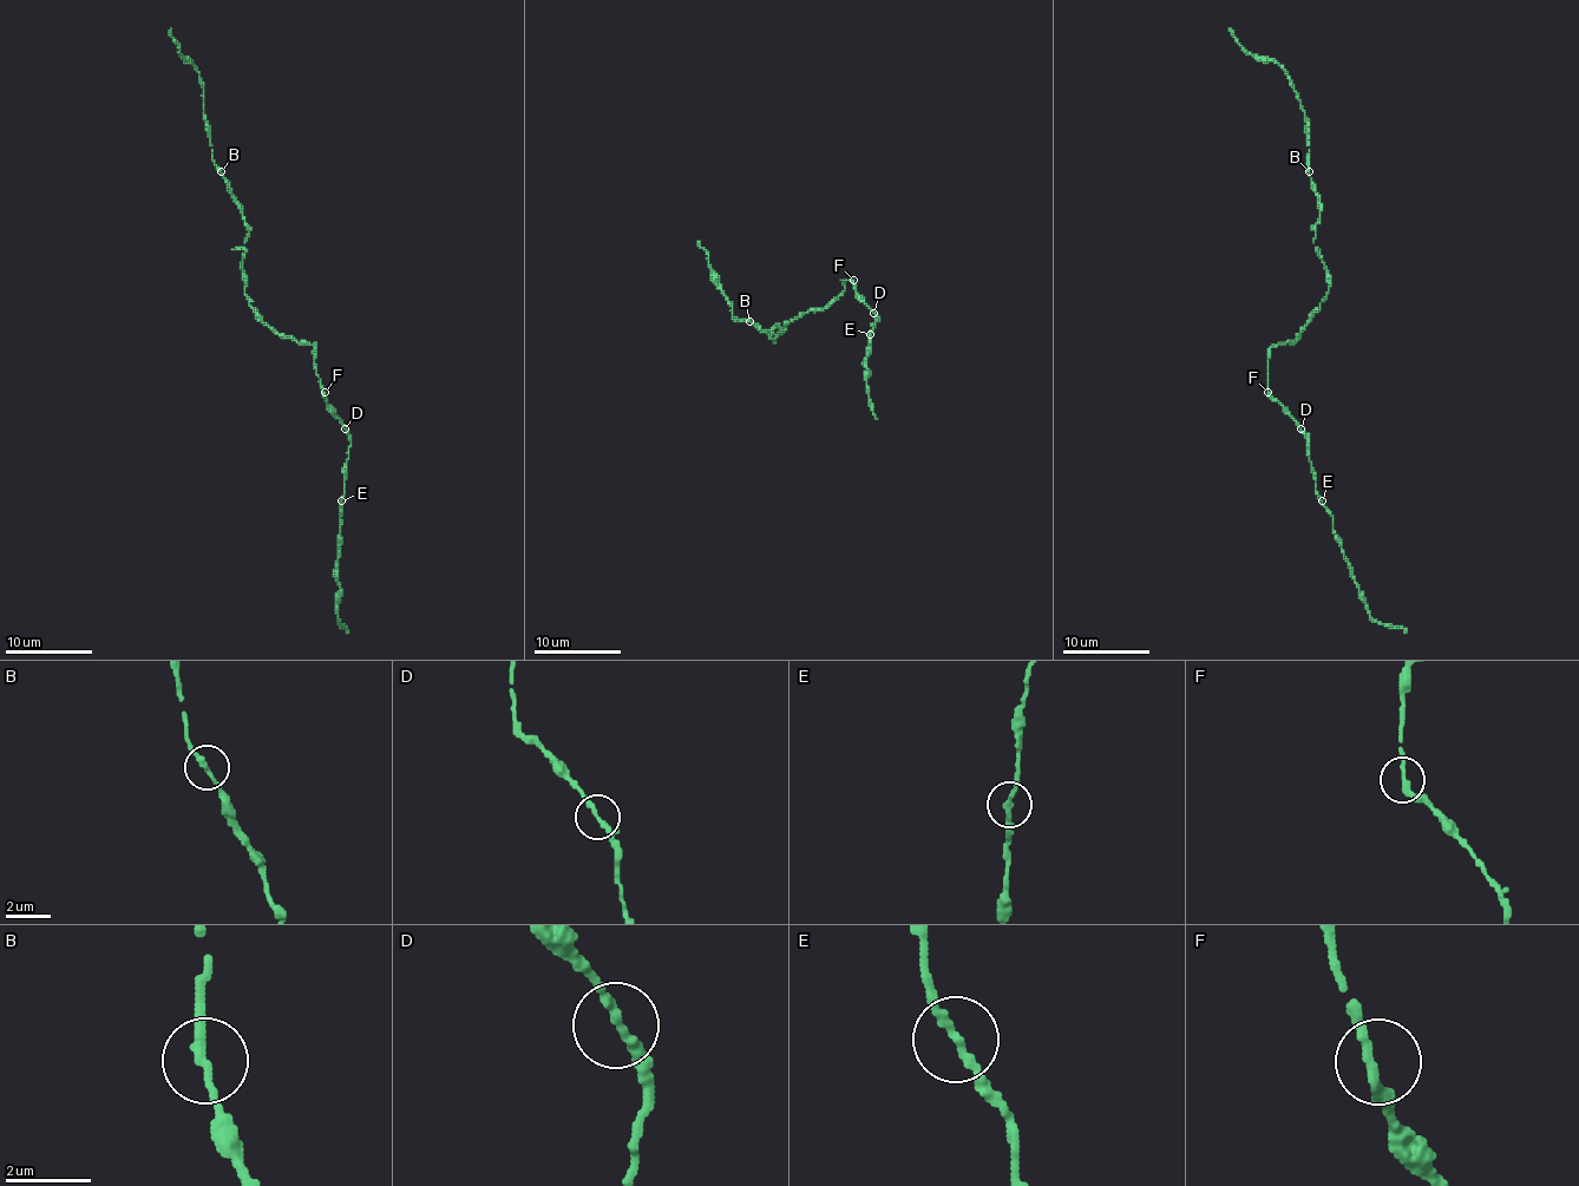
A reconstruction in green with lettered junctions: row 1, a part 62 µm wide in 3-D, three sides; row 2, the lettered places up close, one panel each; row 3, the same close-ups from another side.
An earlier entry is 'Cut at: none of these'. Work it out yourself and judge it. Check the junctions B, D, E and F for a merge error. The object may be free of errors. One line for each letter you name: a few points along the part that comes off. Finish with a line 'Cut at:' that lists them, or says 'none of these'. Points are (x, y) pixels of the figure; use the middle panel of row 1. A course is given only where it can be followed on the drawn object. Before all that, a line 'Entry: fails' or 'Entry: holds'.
Entry: holds
Cut at: none of these

